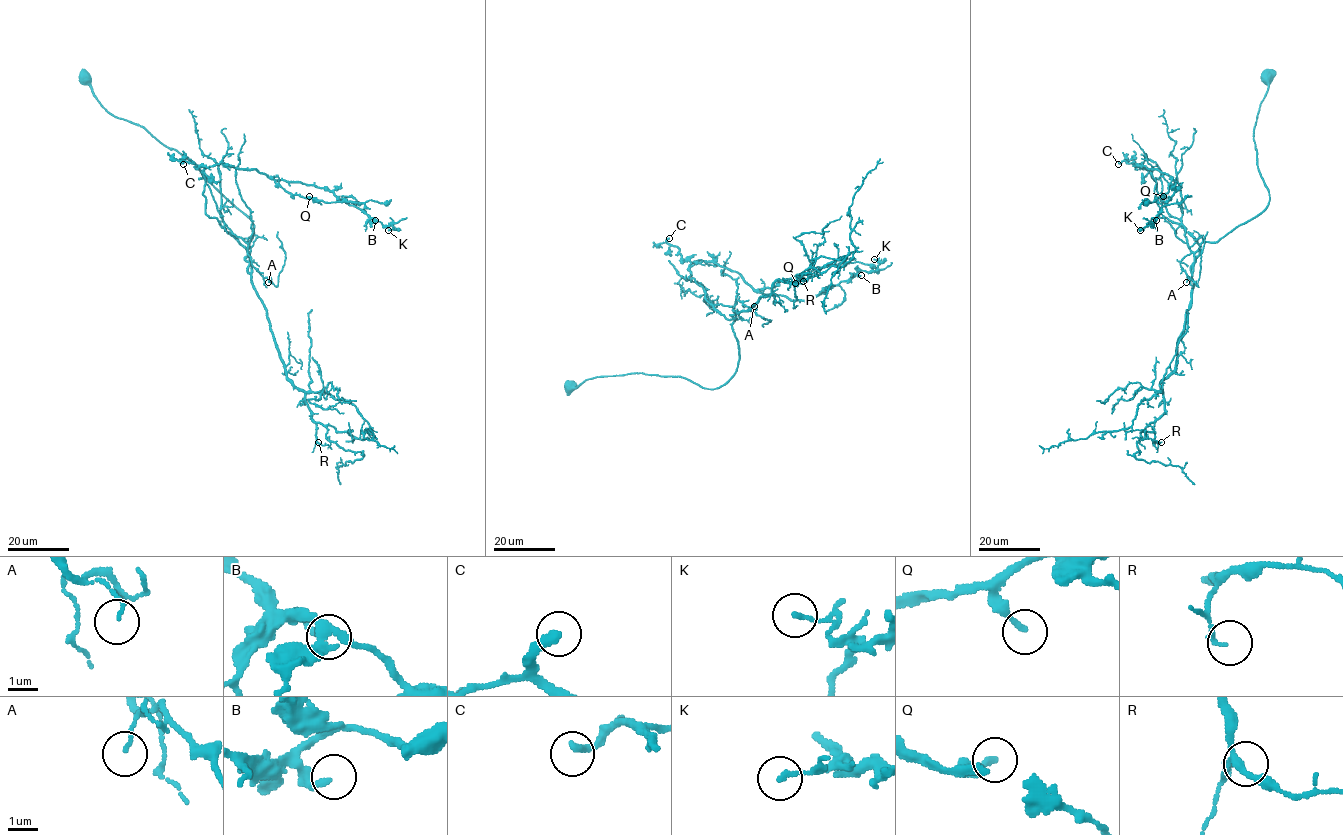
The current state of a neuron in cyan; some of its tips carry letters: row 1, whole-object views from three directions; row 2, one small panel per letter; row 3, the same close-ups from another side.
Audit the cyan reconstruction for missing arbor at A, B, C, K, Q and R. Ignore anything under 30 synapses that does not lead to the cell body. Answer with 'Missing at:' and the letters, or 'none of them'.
Missing at: C

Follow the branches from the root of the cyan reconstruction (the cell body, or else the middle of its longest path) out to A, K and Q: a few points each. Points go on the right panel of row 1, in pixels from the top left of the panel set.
A: (1265, 75), (1268, 89), (1254, 141), (1269, 203), (1252, 219), (1188, 254), (1180, 263), (1186, 282)
K: (1265, 75), (1254, 141), (1267, 206), (1195, 261), (1142, 164), (1180, 187), (1140, 230)
Q: (1265, 75), (1254, 141), (1267, 206), (1195, 261), (1142, 164), (1170, 177), (1163, 196)

